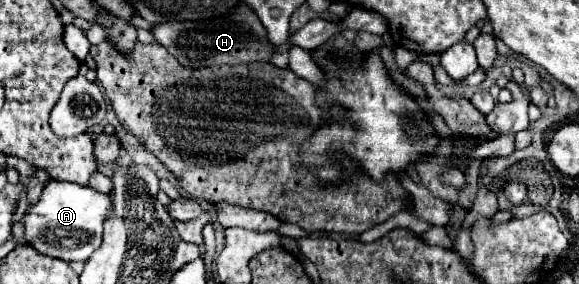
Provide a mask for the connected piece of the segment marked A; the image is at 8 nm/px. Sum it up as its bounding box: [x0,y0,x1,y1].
[25,180,111,262]

